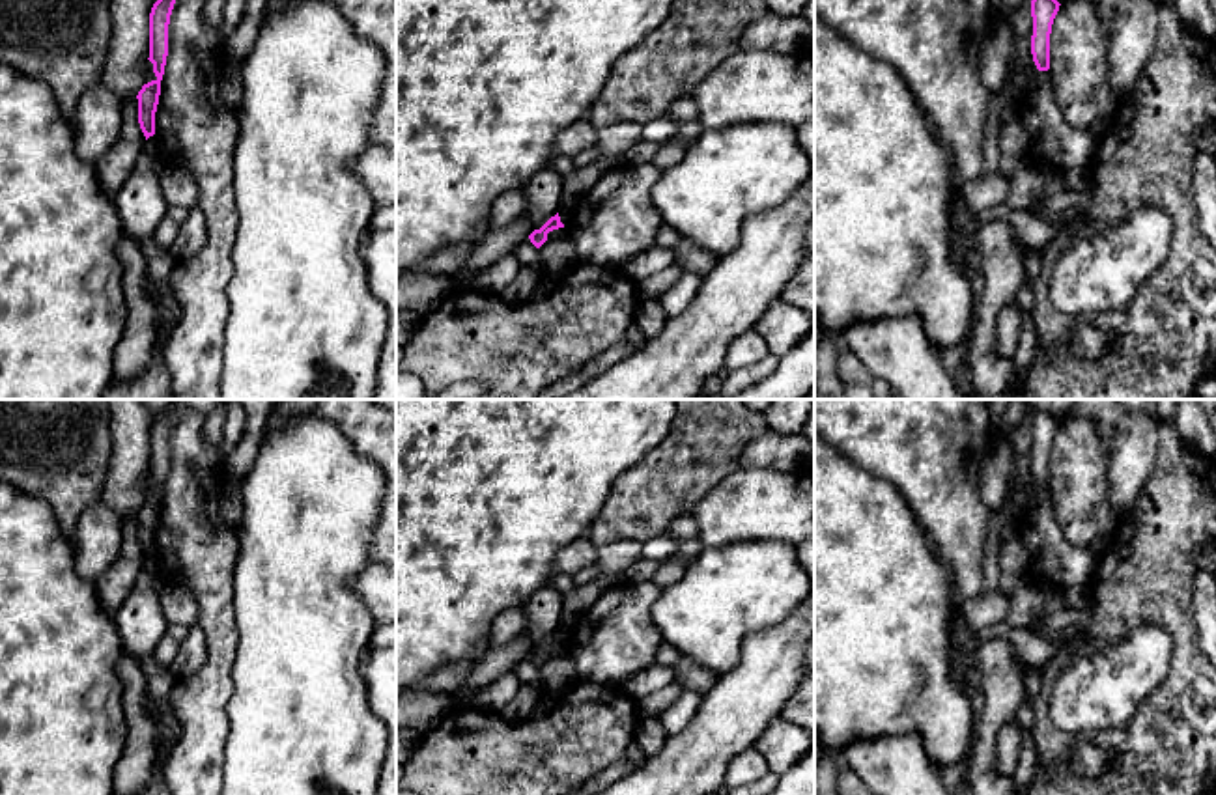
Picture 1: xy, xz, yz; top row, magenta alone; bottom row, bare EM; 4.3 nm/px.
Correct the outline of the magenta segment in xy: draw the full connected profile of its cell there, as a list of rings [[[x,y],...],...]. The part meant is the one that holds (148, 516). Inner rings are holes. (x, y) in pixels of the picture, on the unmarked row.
[[[172,409],[159,414],[149,431],[149,480],[153,481],[155,498],[142,504],[138,509],[138,541],[146,554],[155,552],[155,530],[161,513],[161,498],[168,474],[168,442],[176,422]]]

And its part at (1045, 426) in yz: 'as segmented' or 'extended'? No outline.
as segmented

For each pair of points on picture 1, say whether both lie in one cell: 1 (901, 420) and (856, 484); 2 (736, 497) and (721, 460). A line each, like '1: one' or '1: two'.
1: two
2: two

